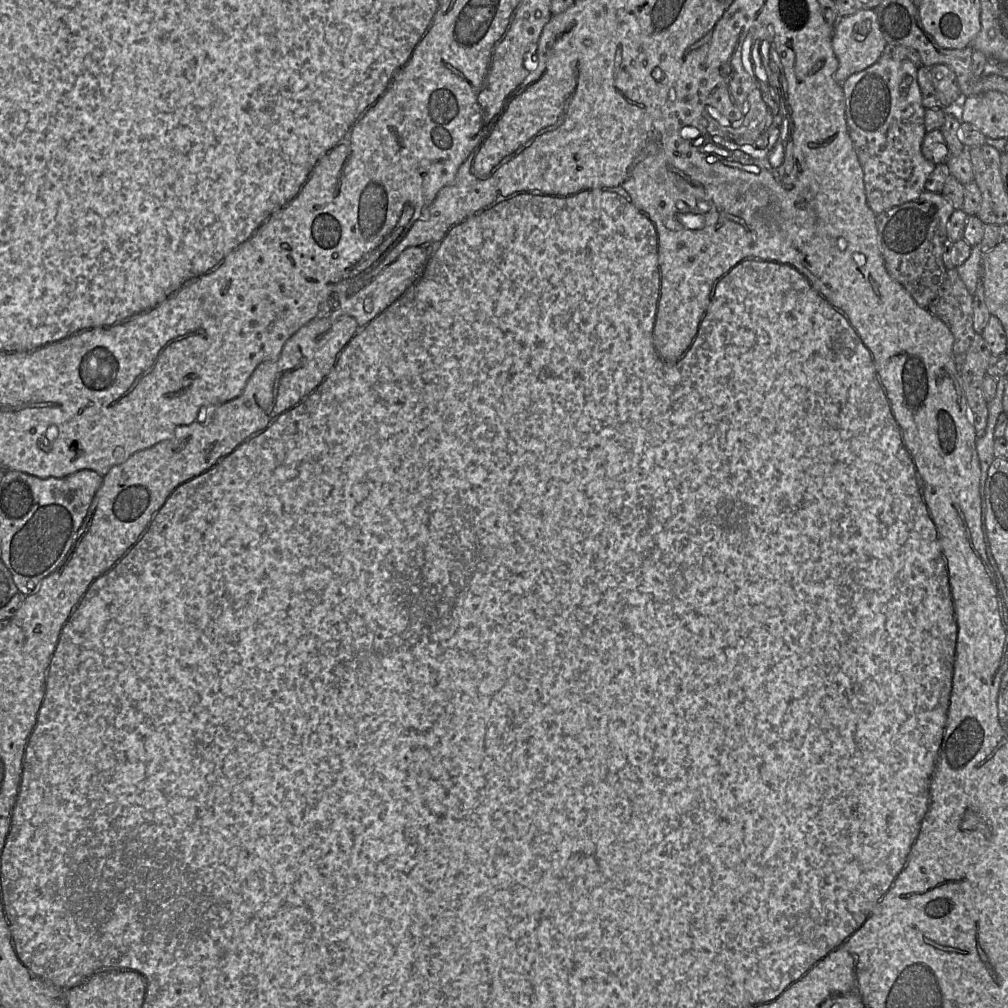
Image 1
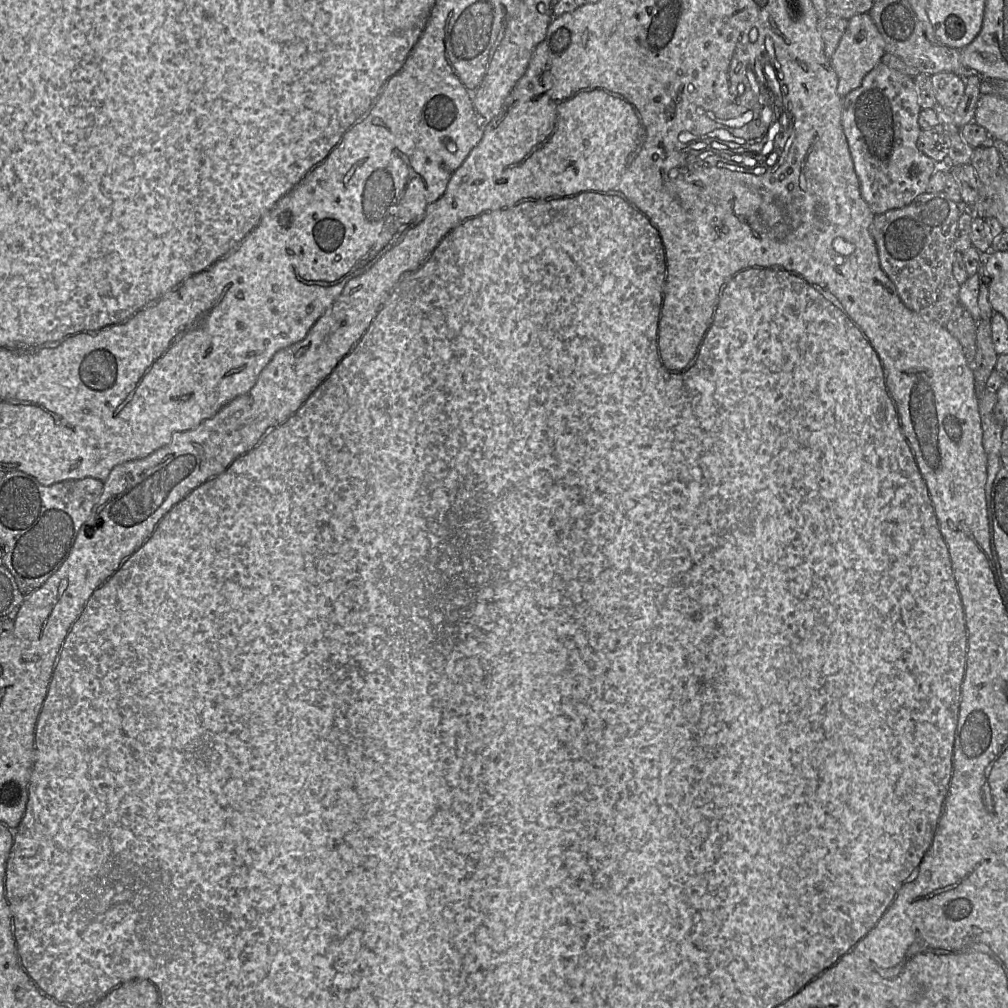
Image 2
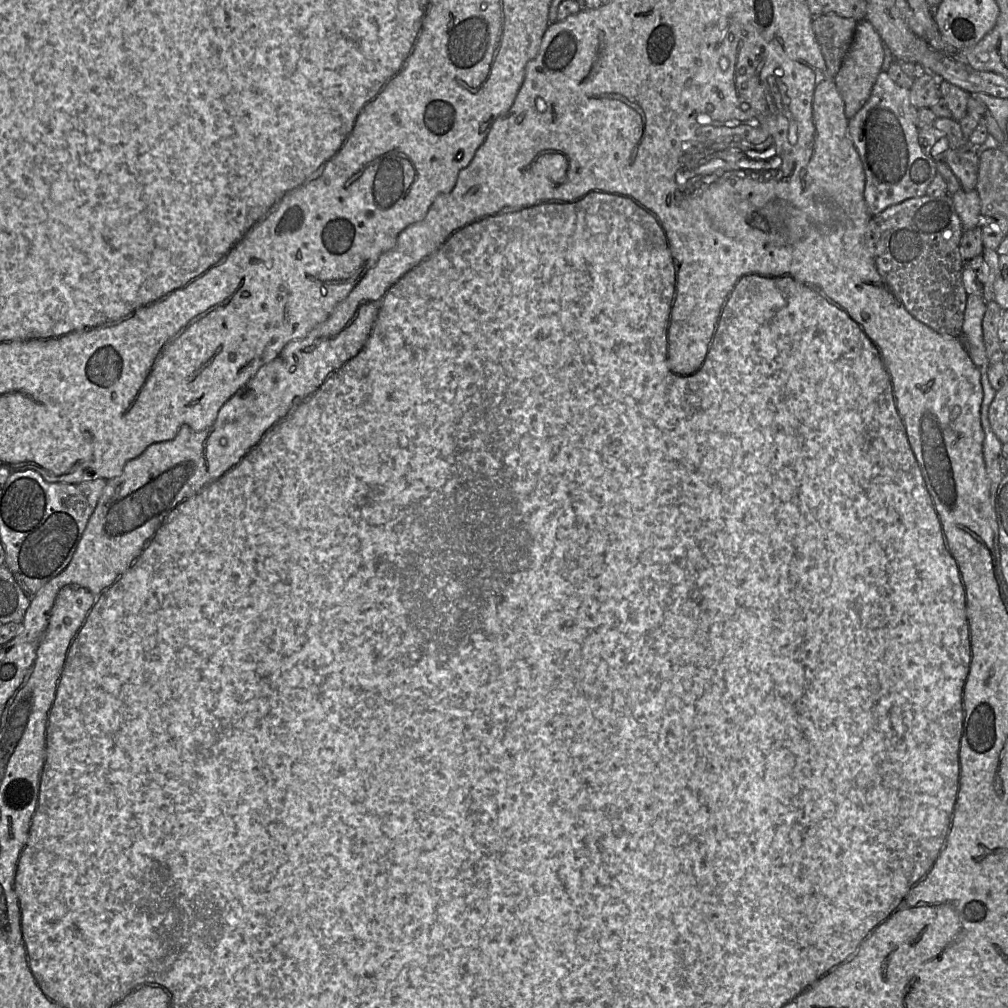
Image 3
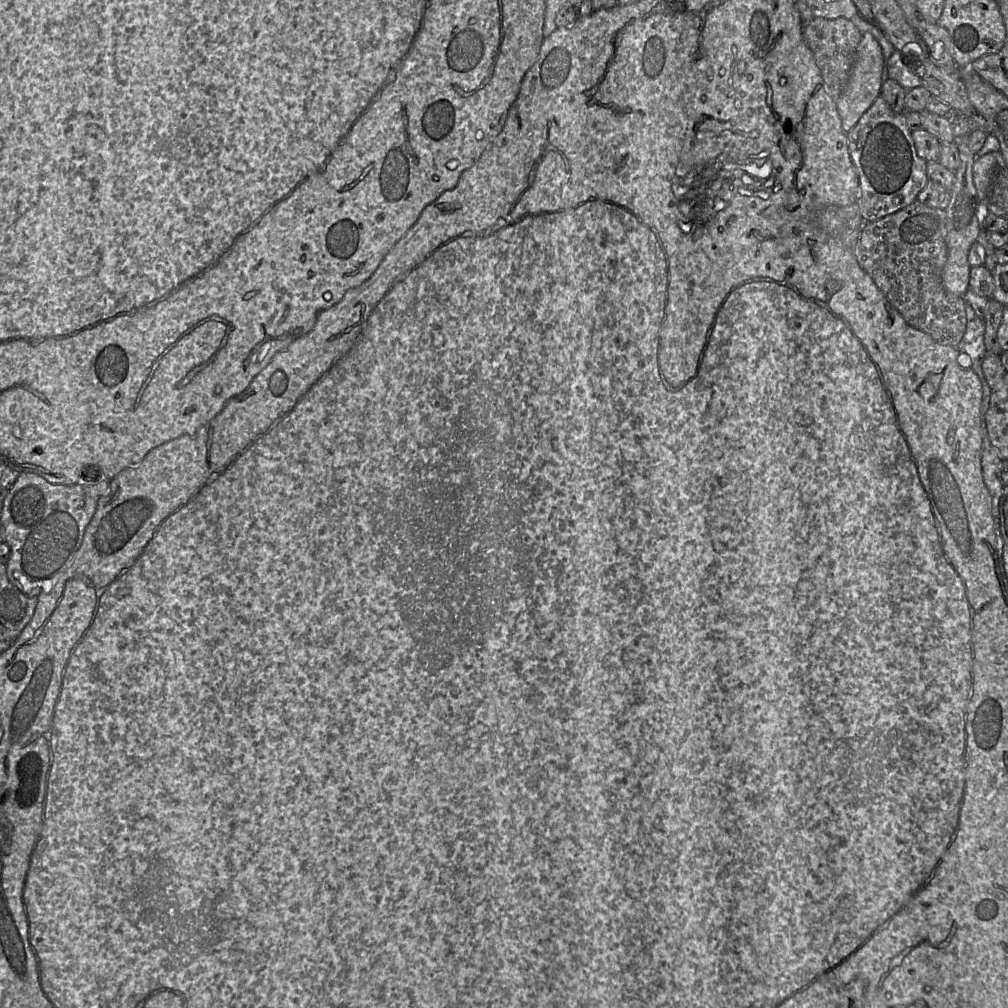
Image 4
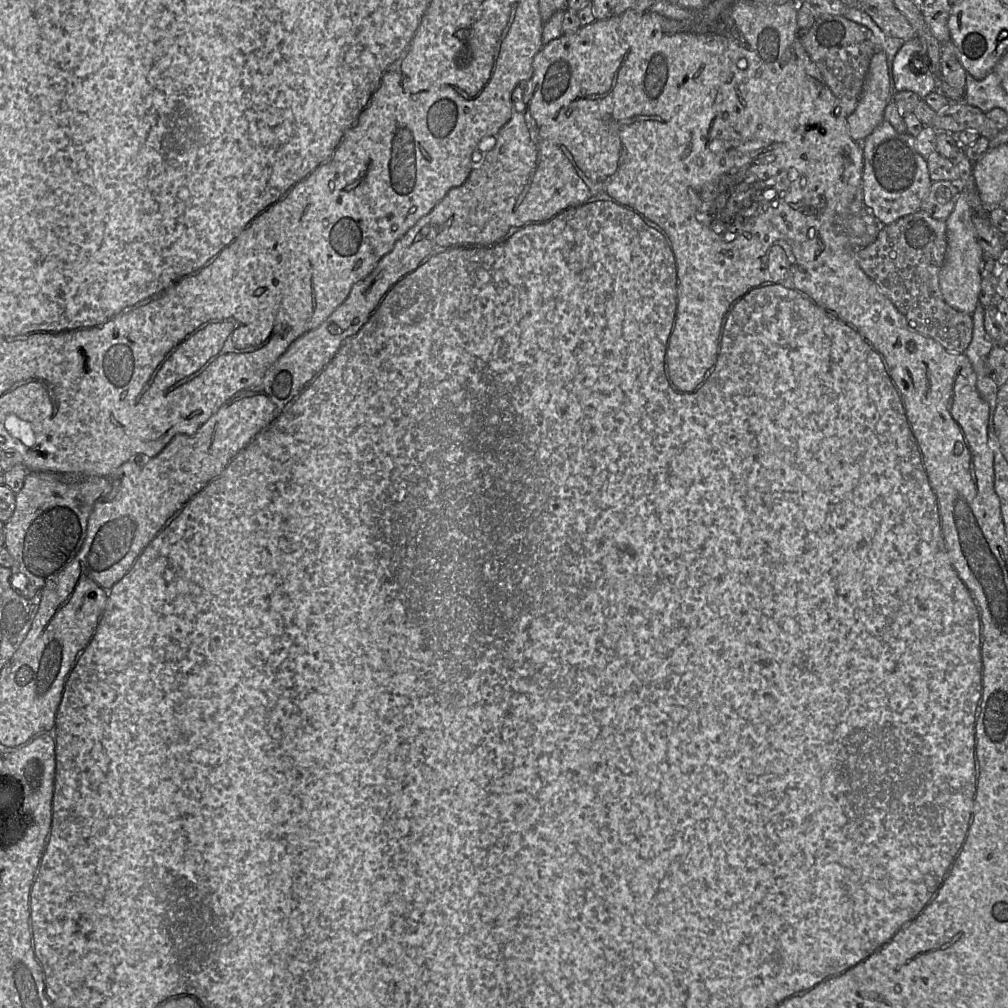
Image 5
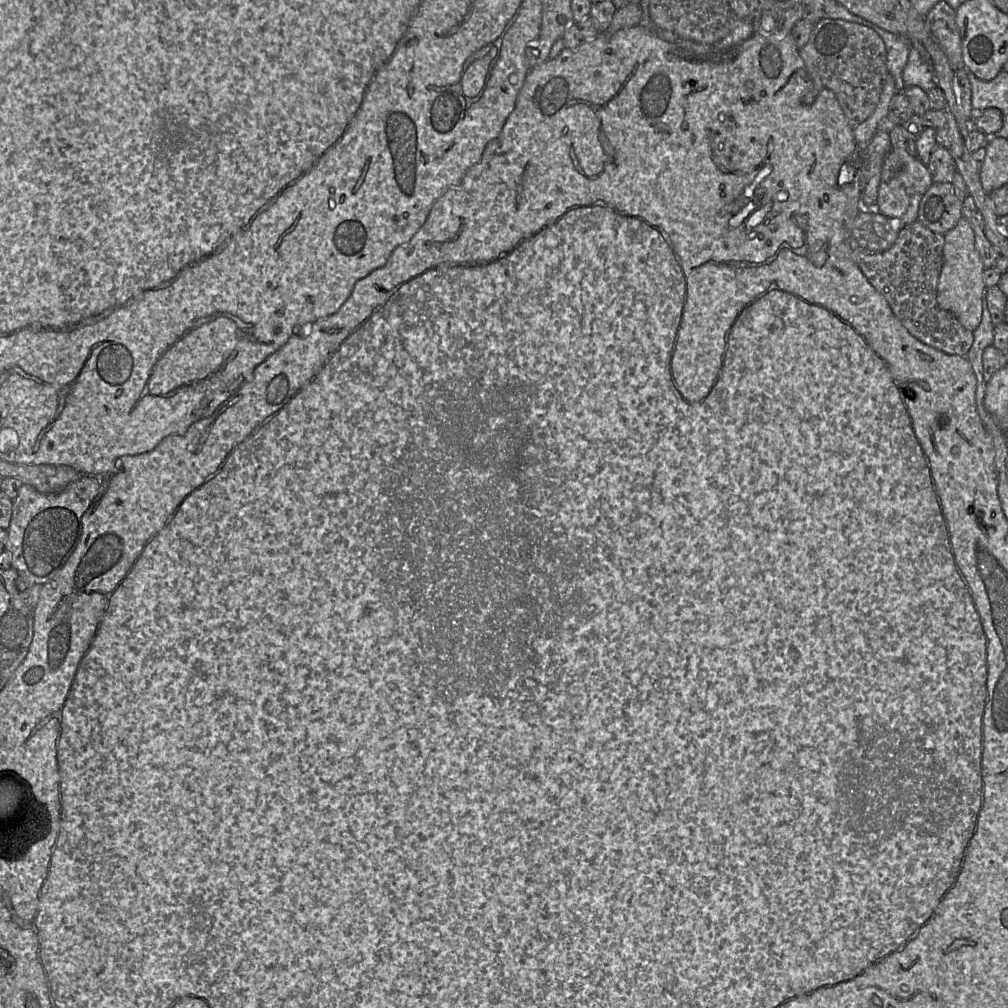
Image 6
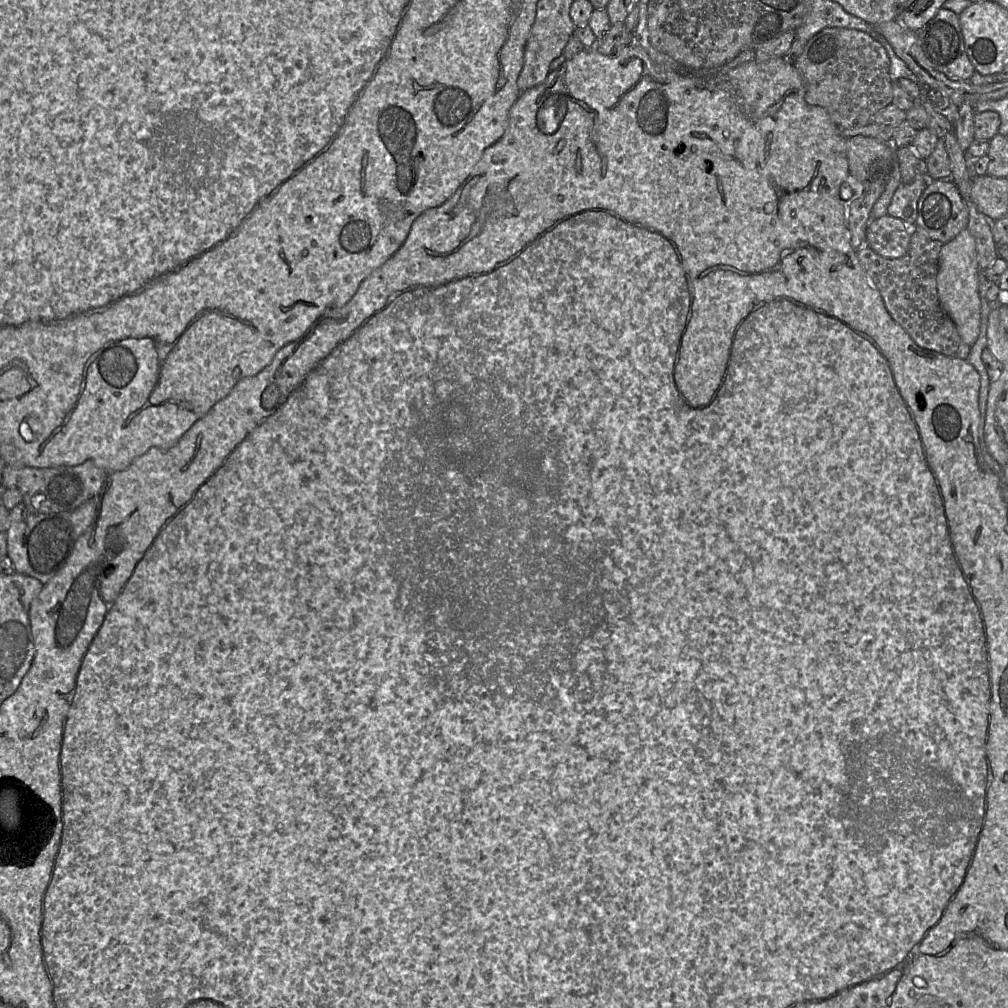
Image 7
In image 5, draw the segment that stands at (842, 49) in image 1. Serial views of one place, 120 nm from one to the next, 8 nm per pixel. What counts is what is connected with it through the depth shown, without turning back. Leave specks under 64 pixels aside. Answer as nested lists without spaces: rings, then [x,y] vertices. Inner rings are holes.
[[[876,52],[870,62],[862,93],[855,111],[847,116],[851,138],[862,143],[884,121],[884,112],[893,100],[887,56]]]

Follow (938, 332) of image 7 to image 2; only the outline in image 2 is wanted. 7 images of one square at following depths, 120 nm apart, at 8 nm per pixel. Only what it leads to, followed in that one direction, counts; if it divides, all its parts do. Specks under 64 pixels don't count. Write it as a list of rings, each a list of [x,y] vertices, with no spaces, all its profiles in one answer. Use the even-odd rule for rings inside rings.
[[[942,191],[924,192],[910,204],[876,214],[871,224],[880,266],[910,310],[924,319],[945,327],[954,308],[959,304],[960,284],[953,276],[955,235],[958,219],[965,209]]]

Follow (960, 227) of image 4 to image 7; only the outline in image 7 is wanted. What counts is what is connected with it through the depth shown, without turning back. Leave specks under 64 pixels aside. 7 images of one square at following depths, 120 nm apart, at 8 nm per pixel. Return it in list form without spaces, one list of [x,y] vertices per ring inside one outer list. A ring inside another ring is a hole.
[[[966,228],[953,240],[943,244],[938,258],[937,293],[942,310],[954,322],[962,341],[972,347],[980,332],[980,297],[978,292],[978,260],[974,237]]]

